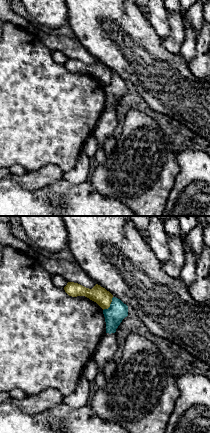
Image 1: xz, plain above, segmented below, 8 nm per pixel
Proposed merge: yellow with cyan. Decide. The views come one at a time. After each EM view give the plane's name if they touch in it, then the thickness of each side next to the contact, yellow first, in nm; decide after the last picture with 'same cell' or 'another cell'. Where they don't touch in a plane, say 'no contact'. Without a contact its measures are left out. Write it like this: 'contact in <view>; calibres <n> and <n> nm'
contact in xz; calibres 140 and 150 nm

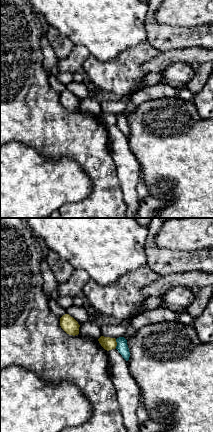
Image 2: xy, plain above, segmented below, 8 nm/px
contact in xy; calibres 100 and 90 nm

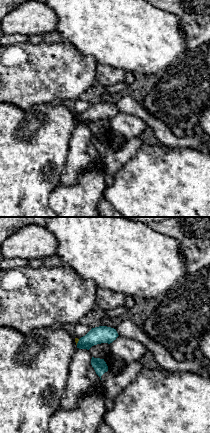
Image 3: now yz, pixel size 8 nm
contact in yz; calibres 30 and 140 nm

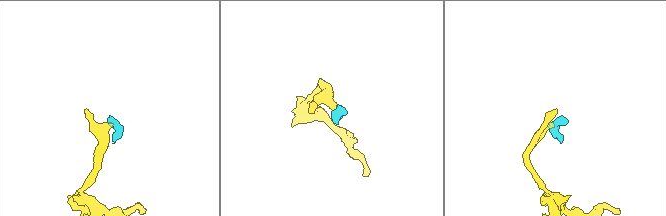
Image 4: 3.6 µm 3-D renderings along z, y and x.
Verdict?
another cell

